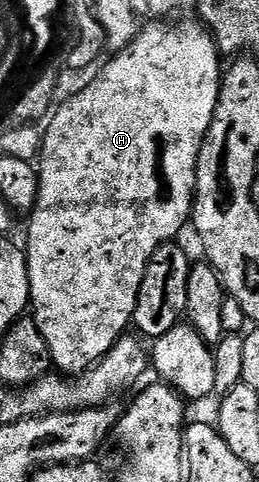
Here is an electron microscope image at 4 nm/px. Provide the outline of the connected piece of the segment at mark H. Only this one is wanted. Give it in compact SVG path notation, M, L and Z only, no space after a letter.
M162 19L151 20L151 25L146 25L143 29L139 28L135 32L134 37L130 41L130 44L125 49L117 50L113 54L114 58L83 87L79 93L74 93L66 102L59 104L57 108L49 114L48 120L44 125L44 132L42 135L42 151L36 161L36 168L38 171L38 203L34 207L33 213L29 214L28 221L30 226L26 229L26 245L24 244L24 252L26 255L26 266L28 267L28 275L30 276L30 303L29 308L32 310L32 316L36 327L40 327L40 335L44 335L44 343L48 343L48 351L50 352L50 359L53 368L62 375L77 375L83 373L85 369L91 369L97 361L120 340L124 334L131 328L134 320L134 312L136 311L137 296L140 295L141 284L144 283L144 277L147 267L150 265L150 260L156 255L156 251L161 245L173 242L174 237L182 228L187 228L188 222L191 220L194 211L194 188L196 187L196 167L198 166L198 156L202 150L202 144L204 139L208 135L210 130L210 124L214 118L214 112L216 111L216 103L218 102L218 92L222 86L222 75L224 72L224 64L218 58L220 54L219 45L214 41L214 34L209 28L203 27L197 20L194 21L182 21L179 25L170 25L174 23L167 23Z

